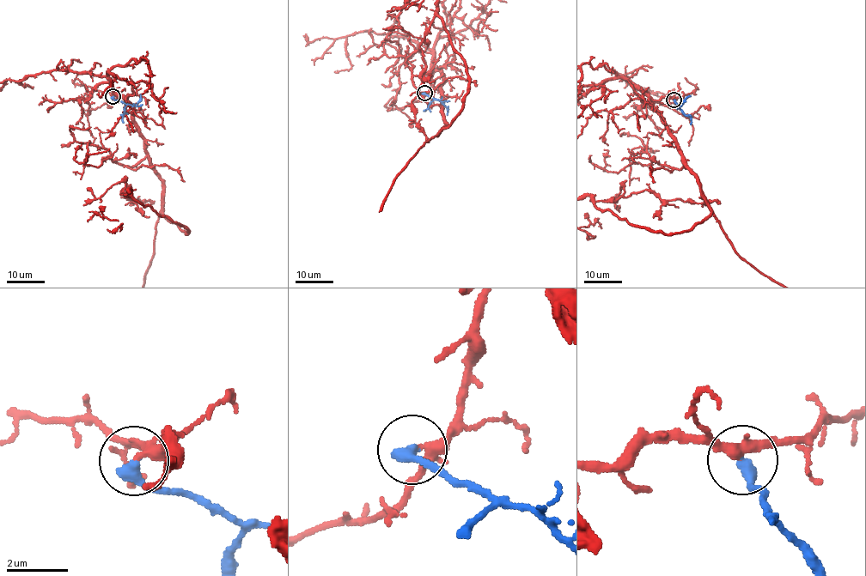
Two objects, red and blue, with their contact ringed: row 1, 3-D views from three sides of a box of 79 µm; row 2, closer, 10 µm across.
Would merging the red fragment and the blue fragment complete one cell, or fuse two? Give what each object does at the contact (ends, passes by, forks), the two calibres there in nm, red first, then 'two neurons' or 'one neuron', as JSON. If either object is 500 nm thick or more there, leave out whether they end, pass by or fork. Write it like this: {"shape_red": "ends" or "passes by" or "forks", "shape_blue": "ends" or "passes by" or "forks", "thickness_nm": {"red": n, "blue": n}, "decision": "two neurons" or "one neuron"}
{"shape_red": "forks", "shape_blue": "ends", "thickness_nm": {"red": 220, "blue": 440}, "decision": "one neuron"}

